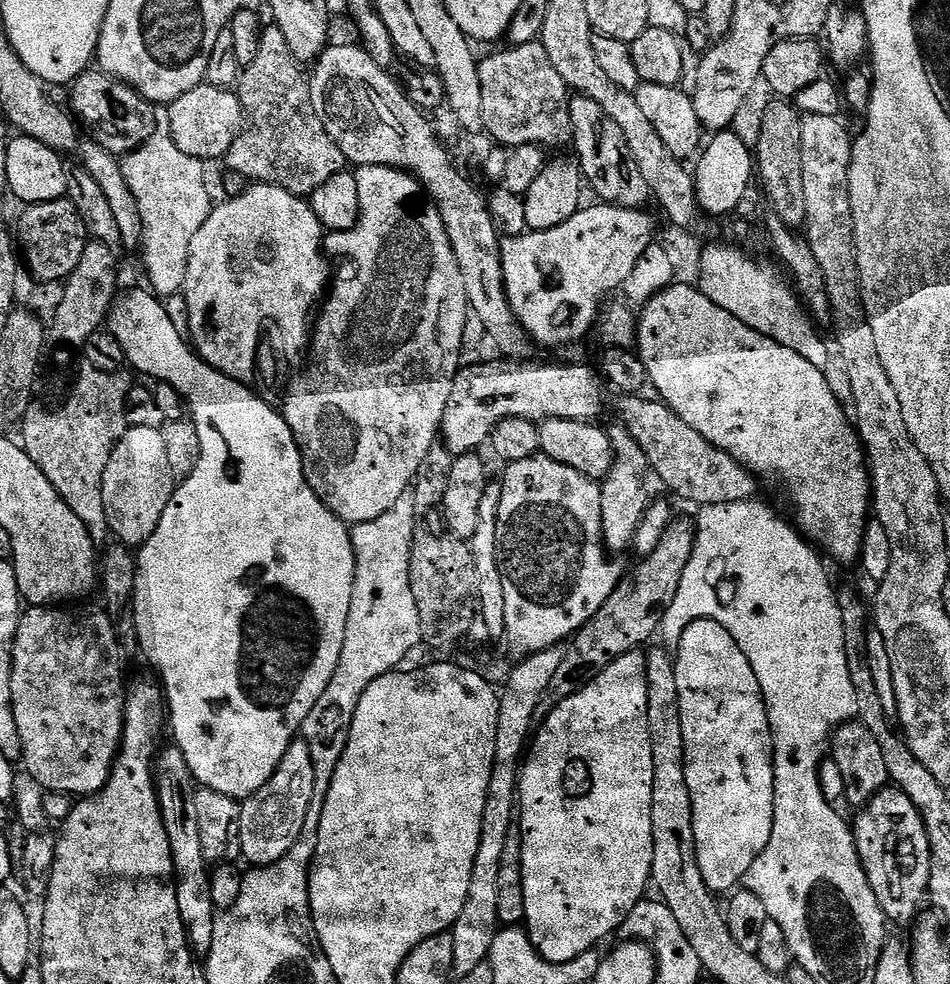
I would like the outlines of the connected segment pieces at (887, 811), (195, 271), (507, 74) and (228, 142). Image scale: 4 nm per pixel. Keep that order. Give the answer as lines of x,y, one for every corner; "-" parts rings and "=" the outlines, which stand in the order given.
885,786
880,789
878,794
874,794
874,798
869,804
863,805
859,809
860,812
856,816
856,821
853,819
851,821
850,827
852,829
852,837
856,843
856,849
858,850
858,858
862,864
862,870
866,874
866,878
870,882
870,886
874,890
874,894
878,898
878,906
884,911
885,917
893,925
896,924
908,924
911,925
913,921
921,915
924,900
926,904
926,897
928,896
928,883
930,882
930,866
932,865
932,847
930,846
930,838
926,834
926,826
924,825
924,820
918,814
918,810
914,806
914,802
910,802
910,798
902,791
900,788
895,786
=
253,183
236,196
217,203
202,222
186,266
186,306
190,343
197,356
211,368
228,376
229,381
255,385
258,380
256,352
262,343
263,318
277,319
283,345
300,350
310,340
310,317
325,299
330,284
330,265
324,255
326,229
318,222
311,203
276,184
=
543,44
508,46
505,52
496,52
485,60
483,57
479,66
484,132
492,135
497,145
514,149
539,144
541,148
551,150
573,143
570,89
562,82
562,74
554,70
=
202,83
190,94
182,94
168,108
170,114
170,134
184,154
190,154
190,158
198,158
205,162
211,162
219,158
227,157
230,146
234,146
234,138
243,132
246,127
244,119
244,107
240,104
239,95
227,88
215,88

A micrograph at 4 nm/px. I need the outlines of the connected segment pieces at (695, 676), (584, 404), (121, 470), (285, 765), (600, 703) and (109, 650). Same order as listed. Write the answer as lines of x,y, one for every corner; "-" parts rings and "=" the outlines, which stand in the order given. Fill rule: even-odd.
695,620
686,626
682,634
680,644
674,650
676,662
676,677
678,678
678,706
682,714
682,742
684,743
684,773
686,774
686,786
690,790
690,802
692,803
692,817
694,818
694,842
696,843
696,857
698,866
702,870
702,878
706,886
714,894
728,894
743,881
744,876
754,866
758,854
766,850
770,842
770,834
774,830
774,766
772,765
772,731
766,714
766,706
762,698
762,690
758,686
758,678
754,678
754,666
738,650
738,642
718,626
713,620
=
499,358
491,361
489,364
470,365
461,367
456,373
452,389
450,390
450,400
446,402
446,410
444,411
444,420
440,423
440,431
442,433
442,443
449,449
453,457
466,456
477,451
479,444
487,445
489,443
492,432
498,426
498,422
502,422
506,418
522,418
523,420
531,420
533,422
543,422
545,420
553,420
554,418
566,418
567,420
586,420
589,422
599,421
600,415
604,412
604,396
600,393
600,384
596,381
591,370
584,364
528,364
532,362
521,362
516,358
=
143,426
129,428
114,446
106,474
102,474
102,502
106,506
108,531
121,544
136,550
158,530
162,510
170,502
177,481
172,479
166,449
159,428
146,430
=
297,738
282,754
282,762
278,762
278,770
274,770
270,782
241,803
240,856
248,859
252,868
268,868
286,858
290,846
298,842
302,826
306,826
306,810
310,810
313,798
314,764
310,762
310,746
303,738
=
637,650
630,654
622,654
610,666
603,668
594,680
589,680
583,688
579,688
570,698
566,698
543,717
541,726
535,733
526,759
520,768
518,781
518,831
522,838
522,890
526,898
526,914
524,924
532,944
546,958
555,964
565,964
578,958
584,952
593,951
599,940
615,933
620,924
634,910
634,906
645,899
647,888
652,878
654,862
654,830
650,830
650,806
654,798
654,750
650,742
650,726
648,725
648,699
646,698
646,655
=
32,606
21,615
20,625
16,631
16,642
12,646
12,705
14,706
14,722
18,722
20,735
20,751
22,764
28,767
28,772
41,784
41,789
50,792
66,792
73,798
87,798
99,794
106,786
108,775
116,763
116,754
124,735
124,689
126,675
124,664
120,661
121,637
117,625
107,611
71,612
68,606

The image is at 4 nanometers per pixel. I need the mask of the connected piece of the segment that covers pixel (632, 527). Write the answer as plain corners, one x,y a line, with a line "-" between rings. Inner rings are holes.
616,422
613,428
607,429
612,447
612,465
600,484
602,494
602,530
604,546
609,553
628,550
632,539
636,537
636,528
642,522
644,511
648,508
648,479
653,479
652,463
642,454
642,446
634,442
630,430
623,423

